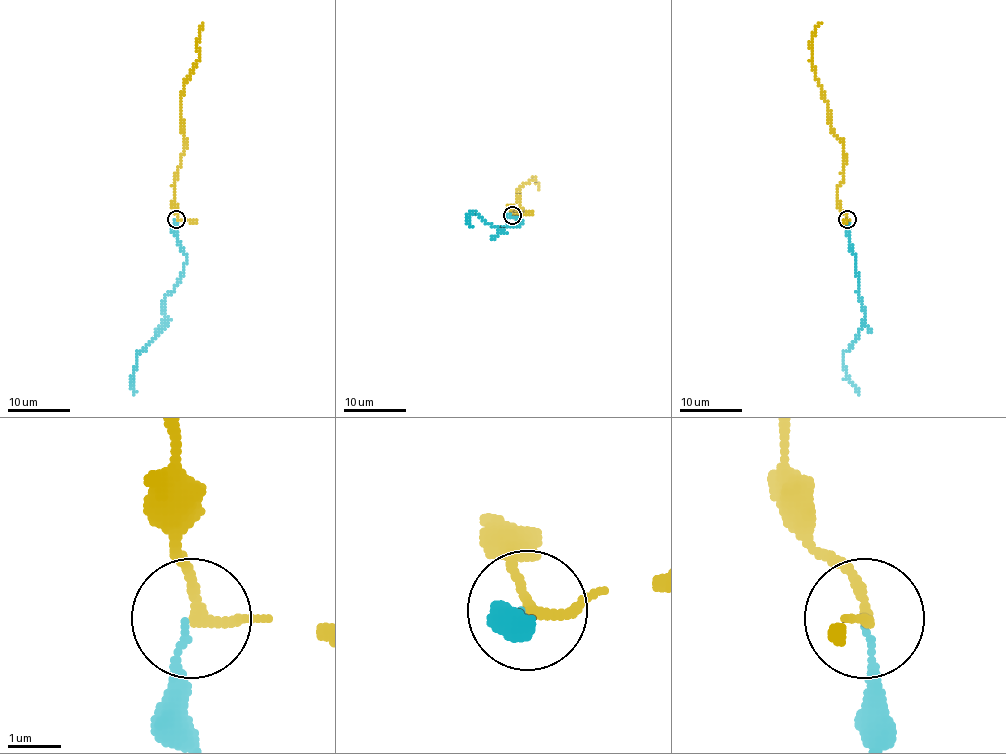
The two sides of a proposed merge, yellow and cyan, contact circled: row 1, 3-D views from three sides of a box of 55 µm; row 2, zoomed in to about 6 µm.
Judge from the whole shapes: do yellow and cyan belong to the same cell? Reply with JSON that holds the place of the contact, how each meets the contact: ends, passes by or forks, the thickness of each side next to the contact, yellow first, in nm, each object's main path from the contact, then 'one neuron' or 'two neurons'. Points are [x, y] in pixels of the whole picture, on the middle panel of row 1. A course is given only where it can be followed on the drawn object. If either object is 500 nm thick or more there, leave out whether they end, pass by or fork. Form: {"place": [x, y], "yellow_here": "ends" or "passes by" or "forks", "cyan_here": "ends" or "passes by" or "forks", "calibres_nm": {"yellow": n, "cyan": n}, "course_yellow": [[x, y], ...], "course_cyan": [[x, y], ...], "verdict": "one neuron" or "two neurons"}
{"place": [512, 215], "yellow_here": "passes by", "cyan_here": "ends", "calibres_nm": {"yellow": 180, "cyan": 90}, "course_yellow": [[512, 215], [509, 206], [511, 210], [522, 210], [516, 196], [522, 184], [536, 179], [533, 177], [539, 190]], "course_cyan": [[511, 215], [522, 223], [498, 229], [502, 234], [473, 210], [469, 215], [470, 226]], "verdict": "one neuron"}

